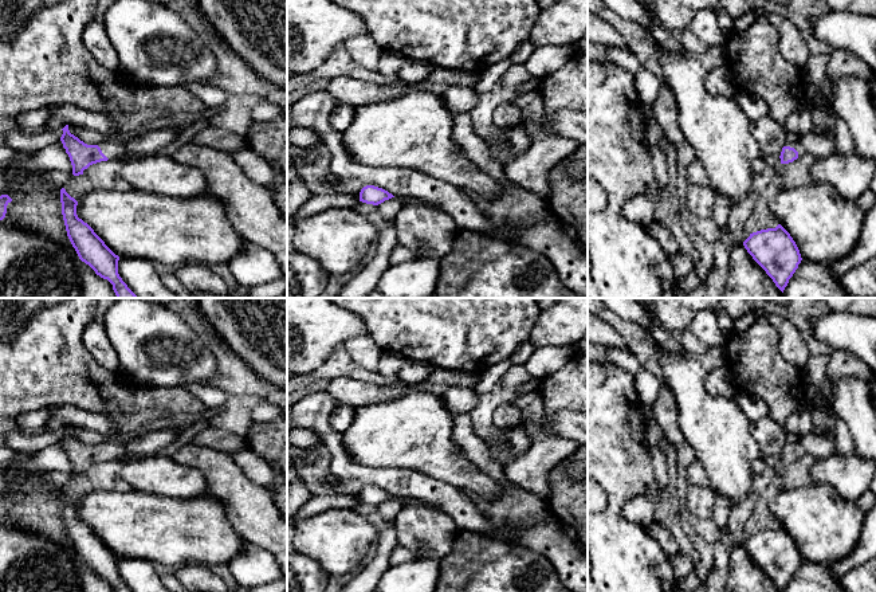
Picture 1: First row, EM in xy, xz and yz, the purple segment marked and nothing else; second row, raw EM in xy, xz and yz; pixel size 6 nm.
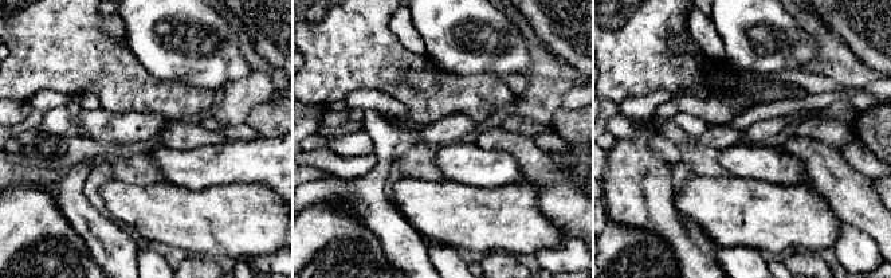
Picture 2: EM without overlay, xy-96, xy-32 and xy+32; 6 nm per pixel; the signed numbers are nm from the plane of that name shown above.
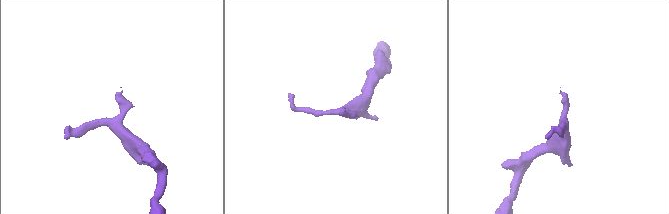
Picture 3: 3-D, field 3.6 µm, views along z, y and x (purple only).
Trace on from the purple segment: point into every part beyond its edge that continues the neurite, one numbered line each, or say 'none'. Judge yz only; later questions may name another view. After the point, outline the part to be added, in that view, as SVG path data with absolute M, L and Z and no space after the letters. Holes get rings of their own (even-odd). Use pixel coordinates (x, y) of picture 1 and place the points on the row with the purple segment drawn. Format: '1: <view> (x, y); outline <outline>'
1: yz (821, 145); outline M812 129L797 144L786 142L785 146L794 148L798 152L798 157L812 154L824 158L834 153L834 133L818 133Z

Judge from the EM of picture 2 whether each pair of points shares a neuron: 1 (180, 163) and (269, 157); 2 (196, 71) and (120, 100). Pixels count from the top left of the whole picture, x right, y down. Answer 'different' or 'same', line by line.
1: same
2: different

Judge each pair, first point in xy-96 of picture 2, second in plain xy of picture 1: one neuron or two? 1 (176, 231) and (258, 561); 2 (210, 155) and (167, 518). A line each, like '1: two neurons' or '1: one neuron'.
1: two neurons
2: two neurons

